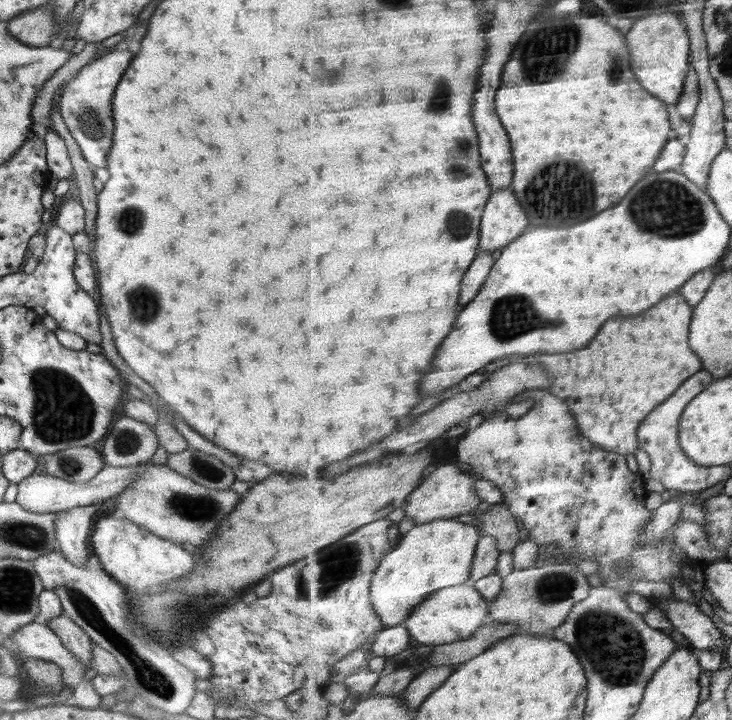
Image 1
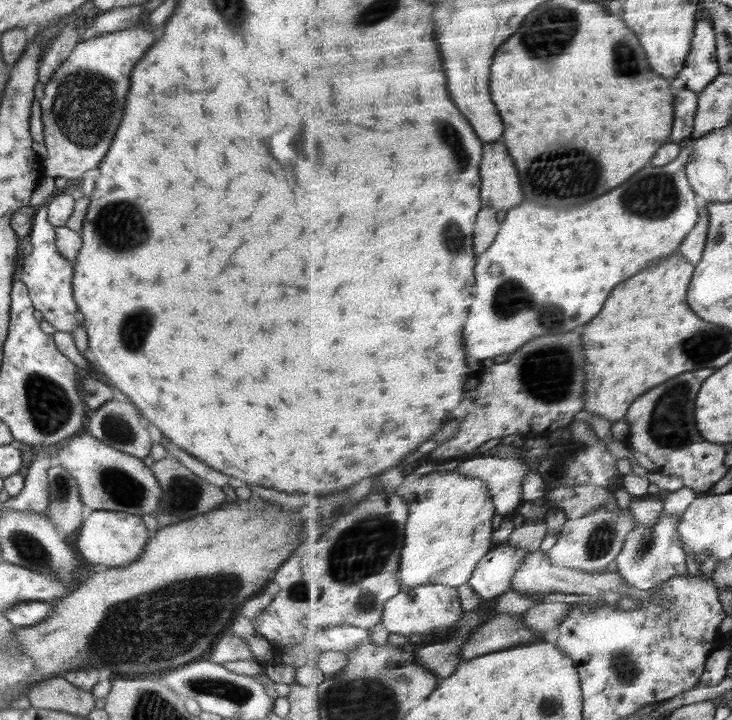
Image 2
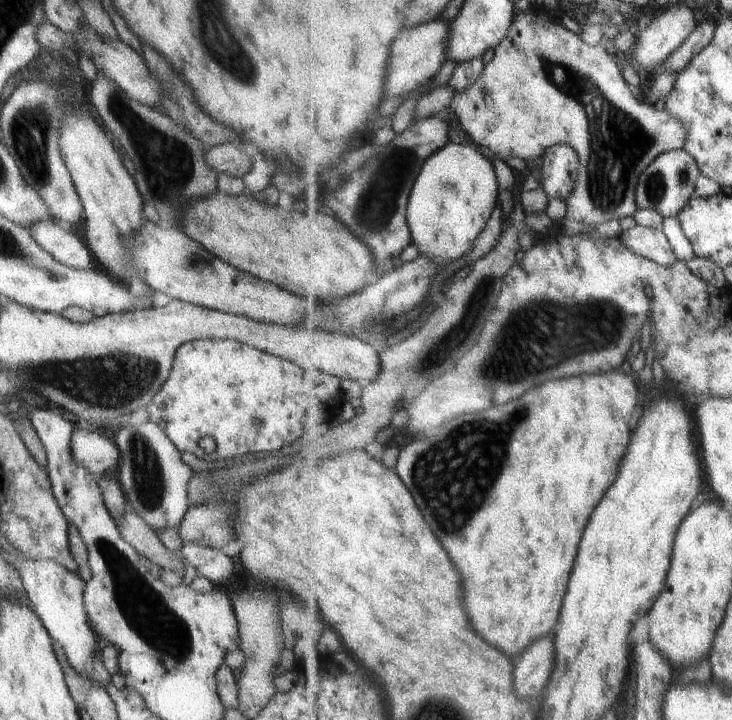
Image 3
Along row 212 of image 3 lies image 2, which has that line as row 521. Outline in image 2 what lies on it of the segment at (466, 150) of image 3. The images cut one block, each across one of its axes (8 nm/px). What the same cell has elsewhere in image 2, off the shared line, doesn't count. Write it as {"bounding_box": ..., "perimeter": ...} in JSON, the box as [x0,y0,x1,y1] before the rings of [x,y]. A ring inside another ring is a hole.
{"bounding_box":[392,469,497,590],"perimeter":[[[454,469],[426,476],[408,475],[400,487],[392,492],[402,495],[411,506],[411,517],[407,524],[407,545],[403,550],[403,562],[399,574],[402,590],[430,583],[454,587],[467,585],[480,566],[480,562],[495,546],[493,534],[497,510],[489,484],[483,478],[464,476]]]}

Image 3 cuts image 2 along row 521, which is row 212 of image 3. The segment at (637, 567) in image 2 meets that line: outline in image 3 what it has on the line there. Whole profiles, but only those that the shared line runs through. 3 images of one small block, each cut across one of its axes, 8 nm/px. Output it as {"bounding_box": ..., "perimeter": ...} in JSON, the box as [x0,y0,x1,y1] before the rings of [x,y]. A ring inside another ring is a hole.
{"bounding_box":[637,150,701,218],"perimeter":[[[688,150],[664,153],[640,178],[637,190],[639,210],[657,210],[664,218],[679,216],[696,195],[696,182],[701,175],[700,165]]]}

